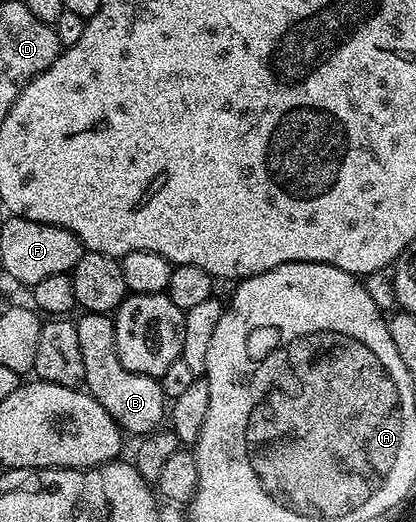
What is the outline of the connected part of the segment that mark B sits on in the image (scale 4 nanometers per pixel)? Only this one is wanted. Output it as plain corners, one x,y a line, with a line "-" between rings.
83,312
82,318
74,321
76,339
80,339
80,356
84,358
84,389
112,415
123,434
153,433
163,424
168,413
168,398
159,378
128,371
116,355
116,331
113,316
105,313

